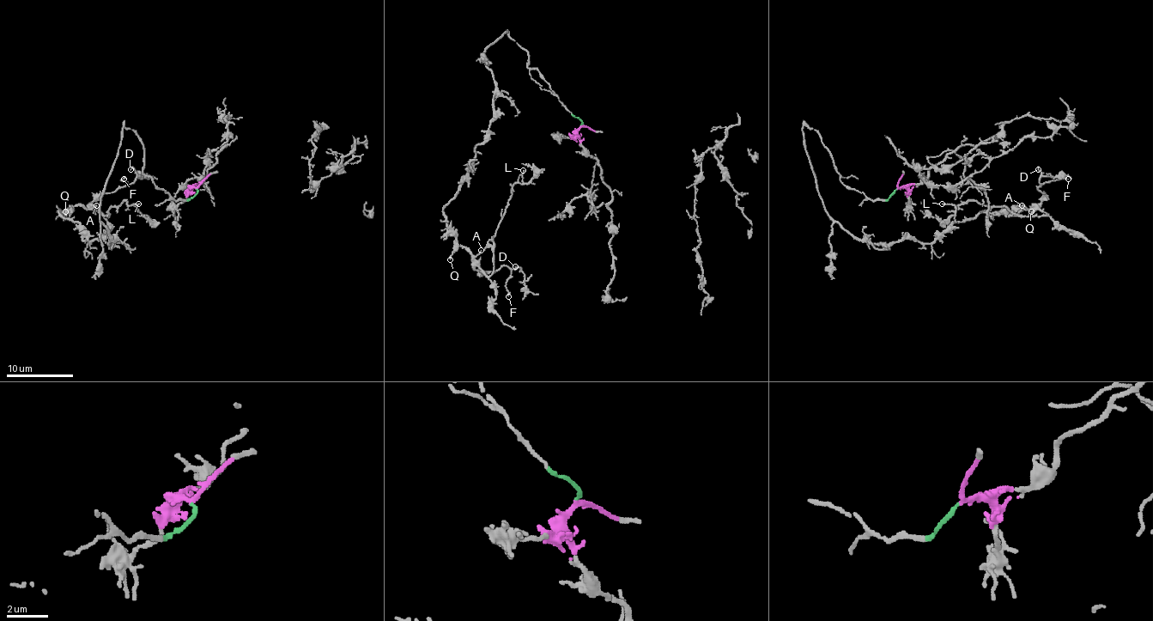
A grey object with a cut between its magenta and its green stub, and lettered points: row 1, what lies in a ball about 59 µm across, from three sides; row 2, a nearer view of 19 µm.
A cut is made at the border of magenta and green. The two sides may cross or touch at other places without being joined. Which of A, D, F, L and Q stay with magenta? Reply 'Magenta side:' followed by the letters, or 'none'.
Magenta side: none

